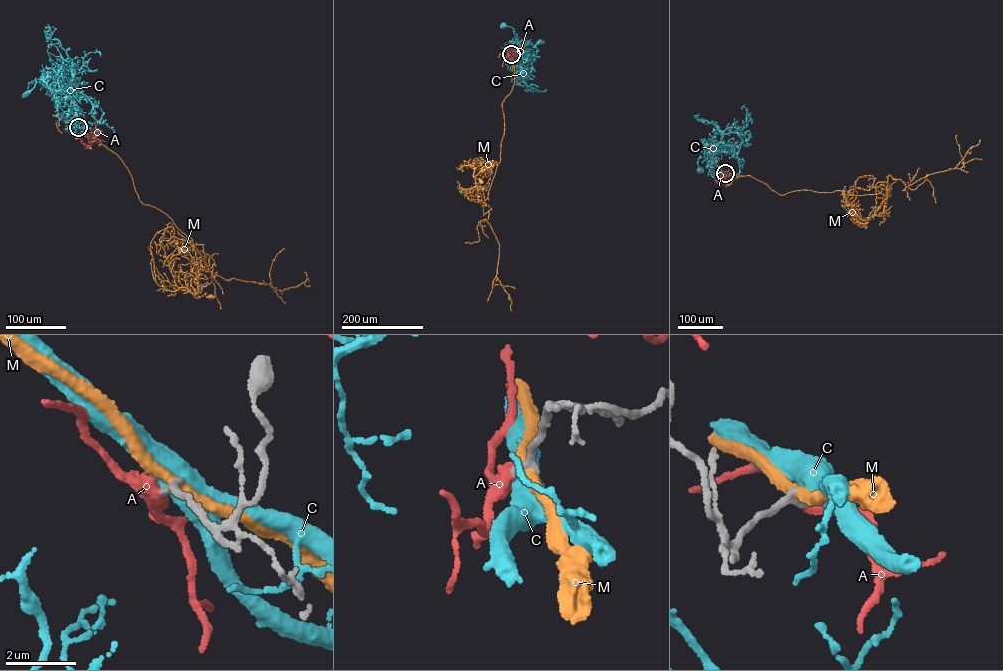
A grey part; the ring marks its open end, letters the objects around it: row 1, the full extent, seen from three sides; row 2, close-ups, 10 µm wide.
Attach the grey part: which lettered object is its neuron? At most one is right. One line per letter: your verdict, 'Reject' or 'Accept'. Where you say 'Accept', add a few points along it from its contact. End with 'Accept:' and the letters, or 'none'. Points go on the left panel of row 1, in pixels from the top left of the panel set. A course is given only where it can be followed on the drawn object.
A: Reject
C: Reject
M: Reject
Accept: none

